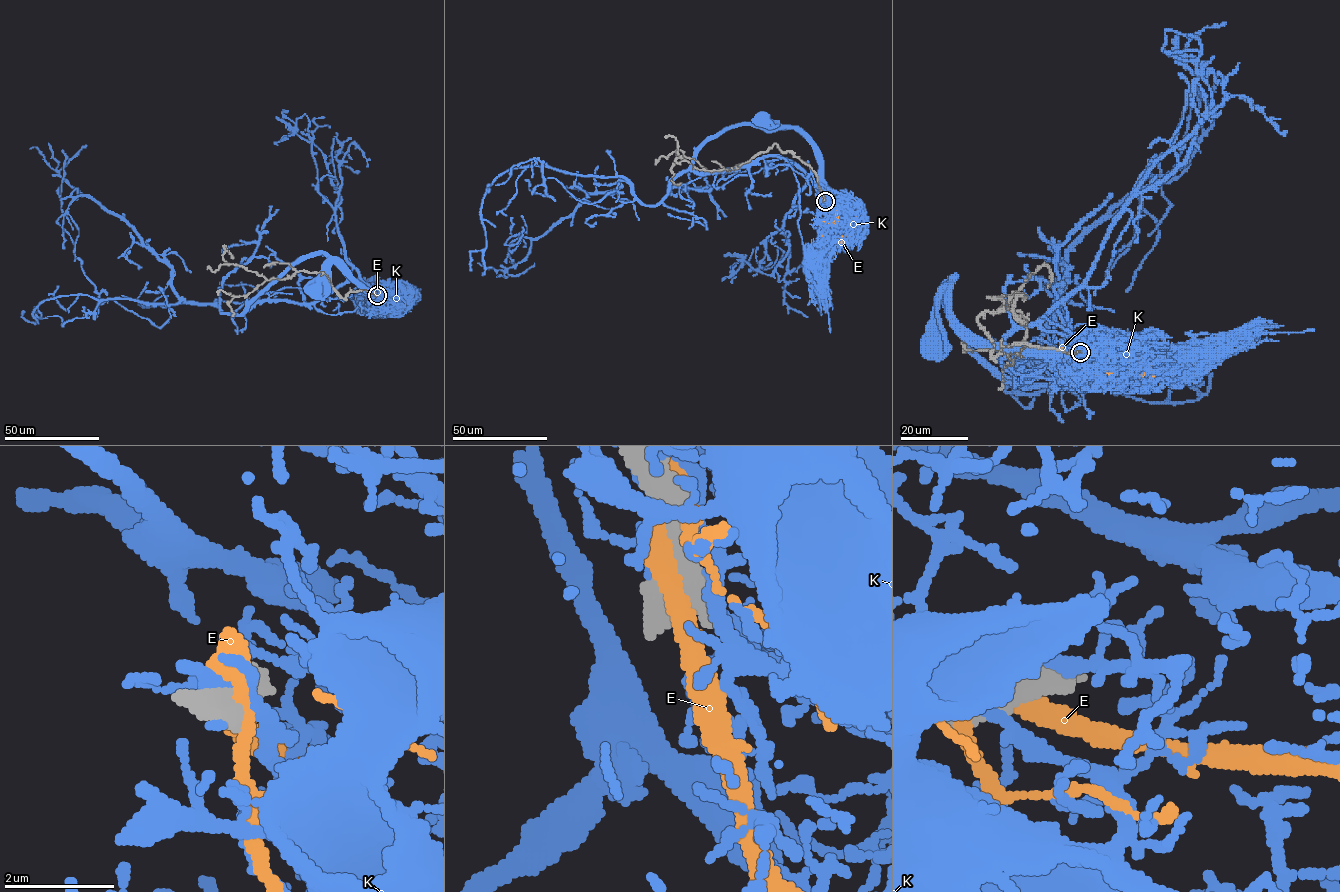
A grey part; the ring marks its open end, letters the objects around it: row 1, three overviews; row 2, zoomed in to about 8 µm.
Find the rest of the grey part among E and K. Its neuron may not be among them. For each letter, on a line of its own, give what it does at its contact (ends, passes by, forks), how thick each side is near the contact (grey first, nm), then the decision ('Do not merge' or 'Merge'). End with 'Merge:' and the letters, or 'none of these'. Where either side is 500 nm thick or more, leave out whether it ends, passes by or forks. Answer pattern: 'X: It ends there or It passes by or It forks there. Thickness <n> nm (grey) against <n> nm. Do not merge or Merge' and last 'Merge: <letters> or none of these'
E: Thickness 550 nm (grey) against 360 nm. Do not merge
K: It forks there. Thickness 460 nm (grey) against 220 nm. Do not merge
Merge: none of these

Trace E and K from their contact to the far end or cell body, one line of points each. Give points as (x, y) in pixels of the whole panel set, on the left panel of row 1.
E: (376, 295), (389, 296), (391, 301), (382, 304), (374, 313)
K: (376, 295), (357, 282), (332, 258), (321, 276), (319, 288), (315, 289)

